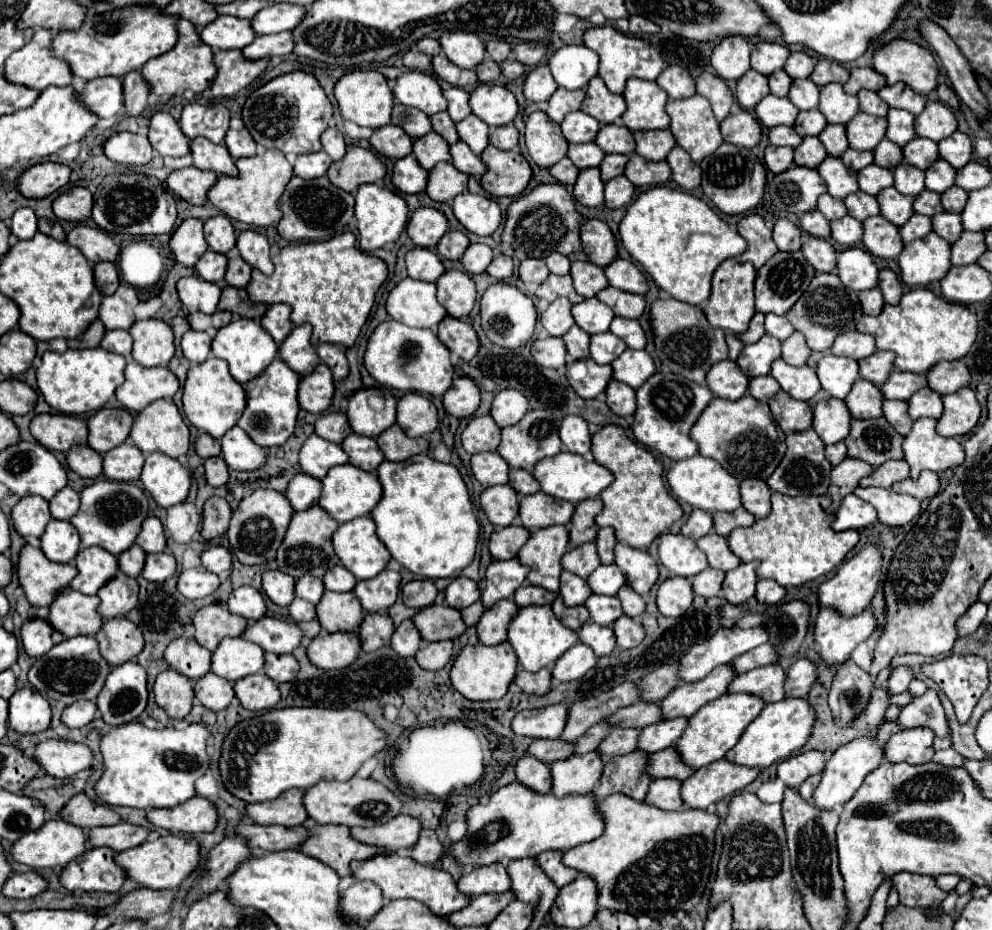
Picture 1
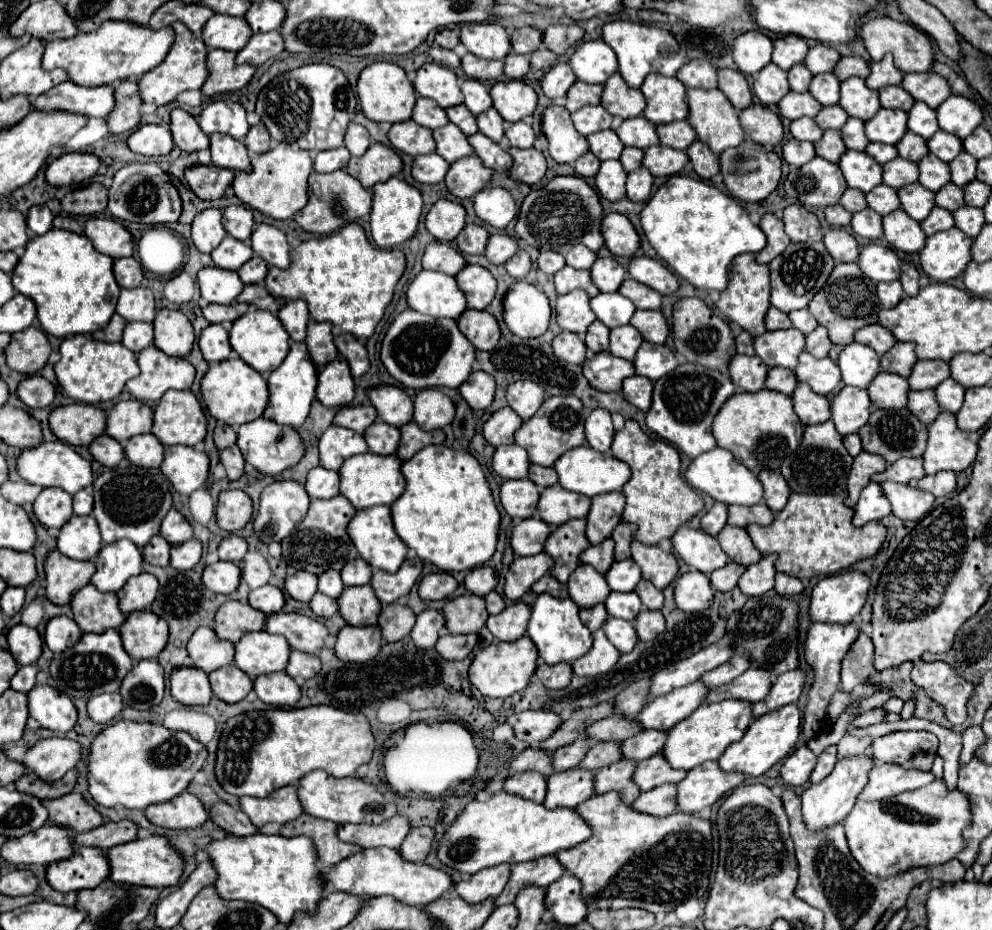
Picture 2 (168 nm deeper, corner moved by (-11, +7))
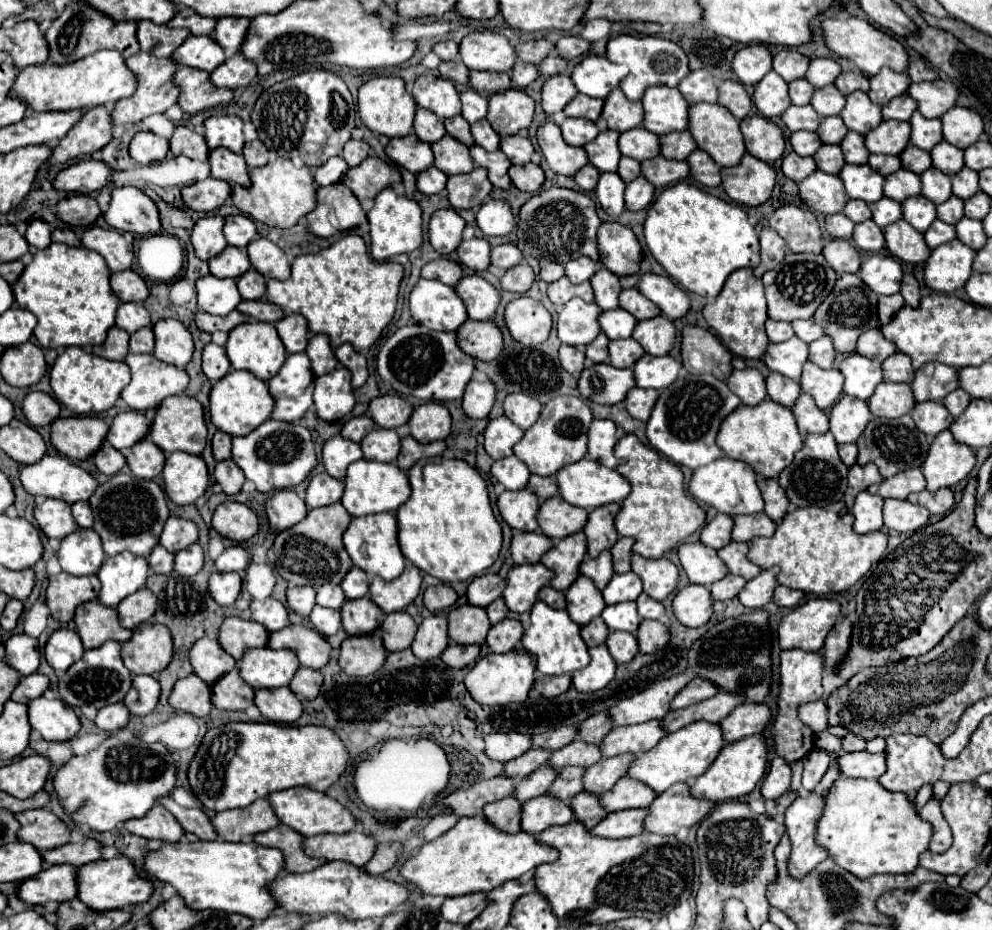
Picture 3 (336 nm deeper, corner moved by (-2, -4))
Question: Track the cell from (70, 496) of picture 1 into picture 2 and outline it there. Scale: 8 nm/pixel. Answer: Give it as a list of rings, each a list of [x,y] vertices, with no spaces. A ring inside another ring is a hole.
[[[92,486],[82,488],[76,496],[74,496],[74,514],[90,514],[92,512]]]

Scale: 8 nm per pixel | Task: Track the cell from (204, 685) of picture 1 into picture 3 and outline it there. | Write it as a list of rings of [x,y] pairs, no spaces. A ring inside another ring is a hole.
[[[231,669],[219,681],[215,681],[211,689],[211,703],[217,709],[243,711],[247,705],[253,703],[253,689],[247,683],[243,683],[243,679],[239,679],[239,673],[235,669]]]

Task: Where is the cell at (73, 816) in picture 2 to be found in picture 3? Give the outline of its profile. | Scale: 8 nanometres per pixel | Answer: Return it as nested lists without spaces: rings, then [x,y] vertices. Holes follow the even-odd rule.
[[[33,809],[17,815],[21,829],[19,839],[35,845],[41,853],[69,843],[71,829],[49,809]]]

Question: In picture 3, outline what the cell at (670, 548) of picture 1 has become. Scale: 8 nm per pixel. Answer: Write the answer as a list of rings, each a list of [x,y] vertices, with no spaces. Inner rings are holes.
[[[681,543],[677,555],[691,583],[711,587],[711,583],[723,579],[727,573],[727,567],[717,557],[717,551],[705,547],[703,543]]]

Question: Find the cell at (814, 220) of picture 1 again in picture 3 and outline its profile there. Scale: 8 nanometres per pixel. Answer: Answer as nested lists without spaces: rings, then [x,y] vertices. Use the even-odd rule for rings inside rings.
[[[837,213],[837,215],[829,215],[825,217],[825,229],[831,237],[835,239],[851,239],[851,231],[853,231],[855,223],[849,221],[845,215]]]

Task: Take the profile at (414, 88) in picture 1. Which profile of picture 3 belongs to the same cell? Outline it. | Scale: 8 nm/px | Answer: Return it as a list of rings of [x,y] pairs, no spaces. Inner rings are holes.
[[[421,75],[413,85],[413,99],[417,107],[433,111],[439,119],[455,117],[461,113],[459,93],[449,79],[437,75]]]

